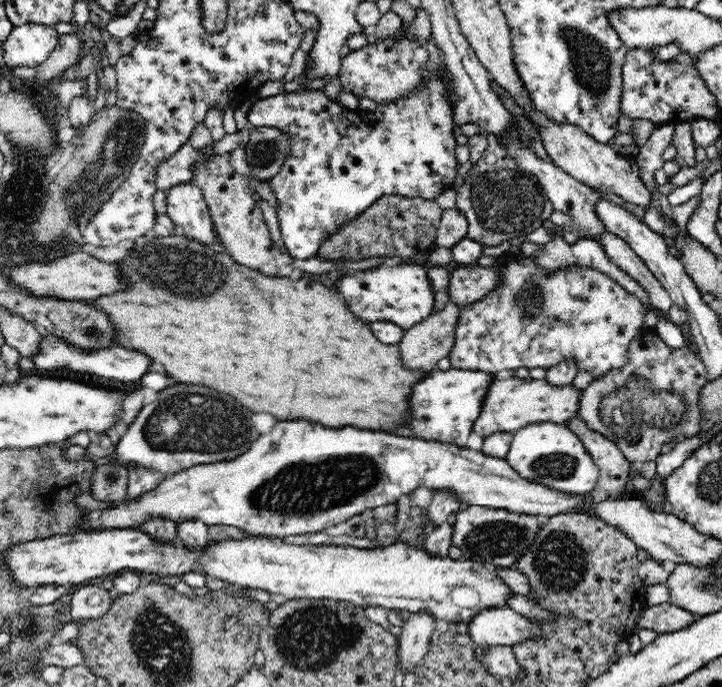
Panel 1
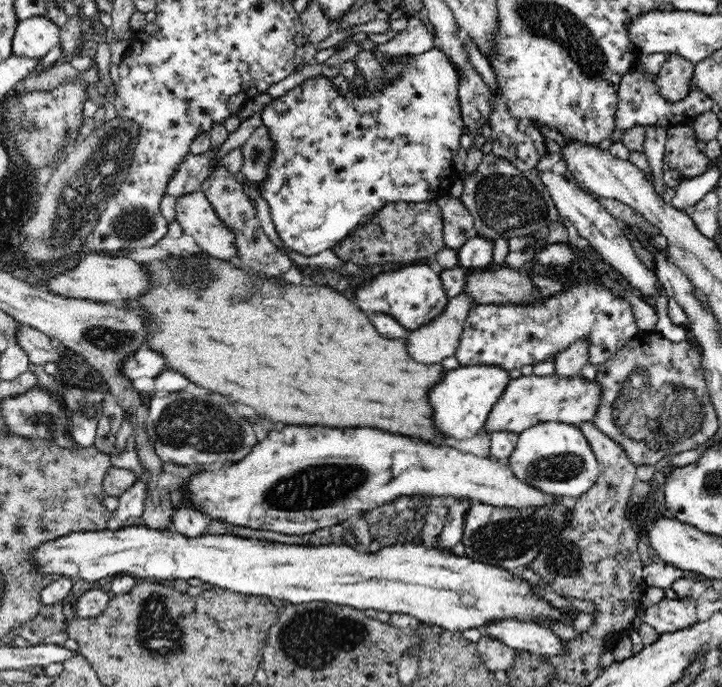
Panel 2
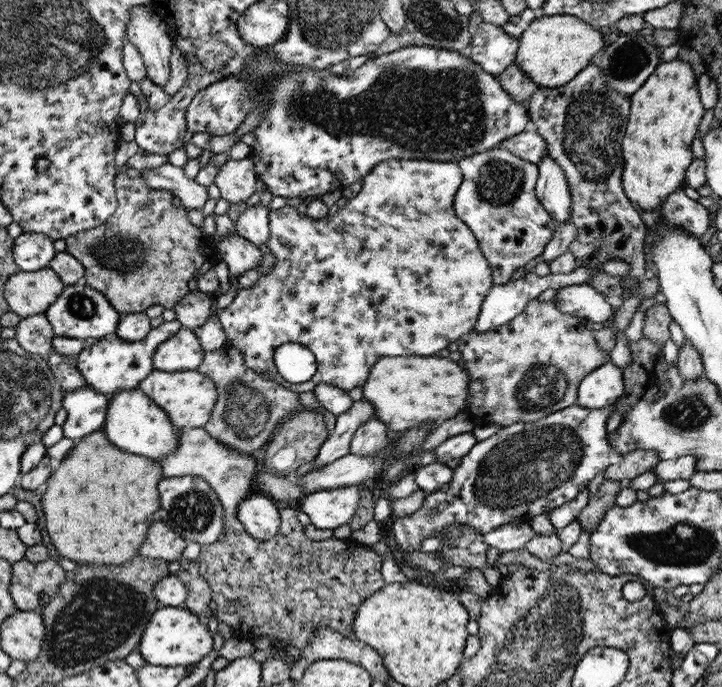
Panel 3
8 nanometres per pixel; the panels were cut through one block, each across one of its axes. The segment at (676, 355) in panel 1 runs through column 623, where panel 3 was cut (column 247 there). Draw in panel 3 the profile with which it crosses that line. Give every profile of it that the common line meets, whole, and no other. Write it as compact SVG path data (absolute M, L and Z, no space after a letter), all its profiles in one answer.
M227 342L214 351L205 352L197 372L208 376L218 390L218 399L204 429L215 440L241 454L252 454L266 443L284 420L303 408L299 394L284 389L276 382L267 381L246 366L238 348Z

